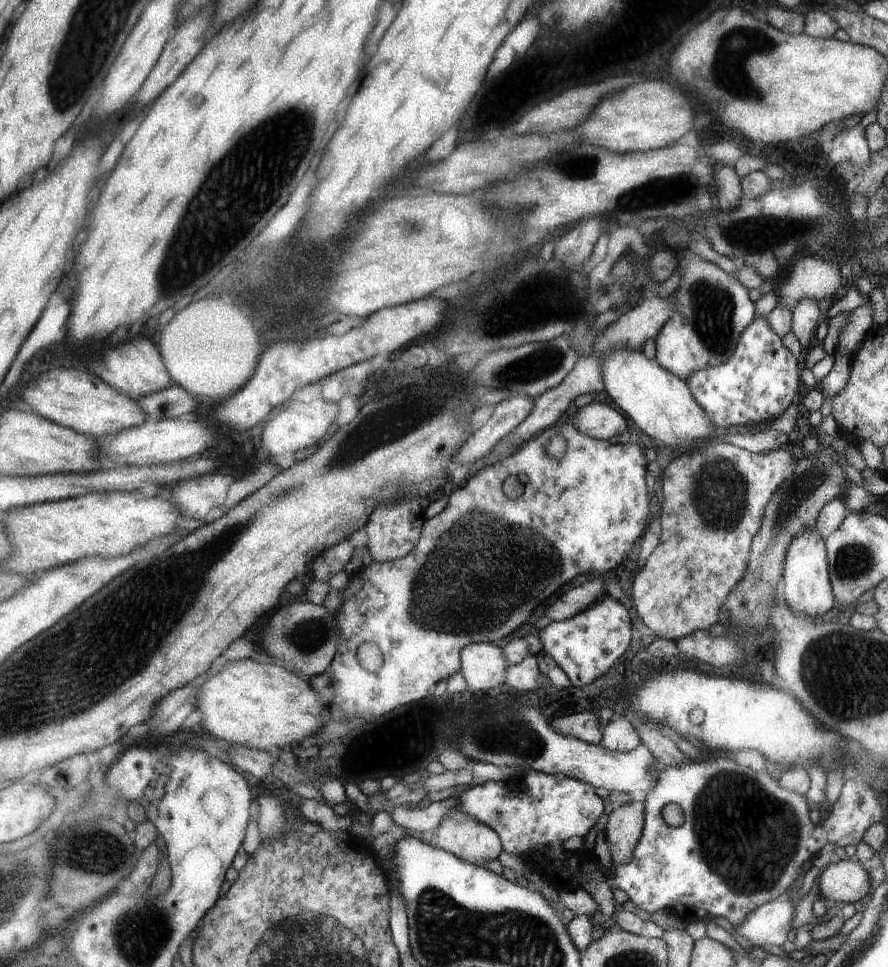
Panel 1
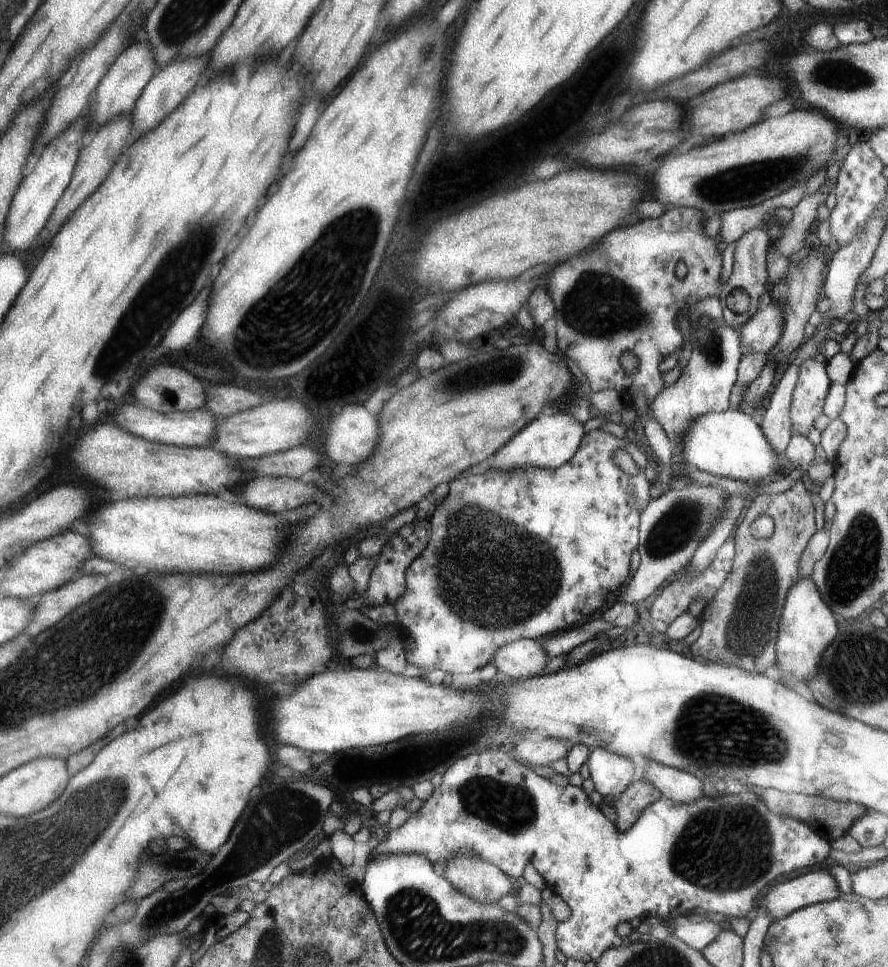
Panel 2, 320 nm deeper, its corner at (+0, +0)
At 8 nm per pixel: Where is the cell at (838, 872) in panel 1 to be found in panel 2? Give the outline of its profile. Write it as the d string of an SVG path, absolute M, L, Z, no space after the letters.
M822 867L819 871L811 870L811 872L807 872L807 874L801 874L801 876L789 878L789 880L781 882L781 884L773 886L773 888L765 894L760 911L767 912L773 920L778 920L779 918L784 918L791 914L791 912L797 911L805 906L818 902L829 902L835 900L840 894L841 893L833 876L829 874L827 867Z

